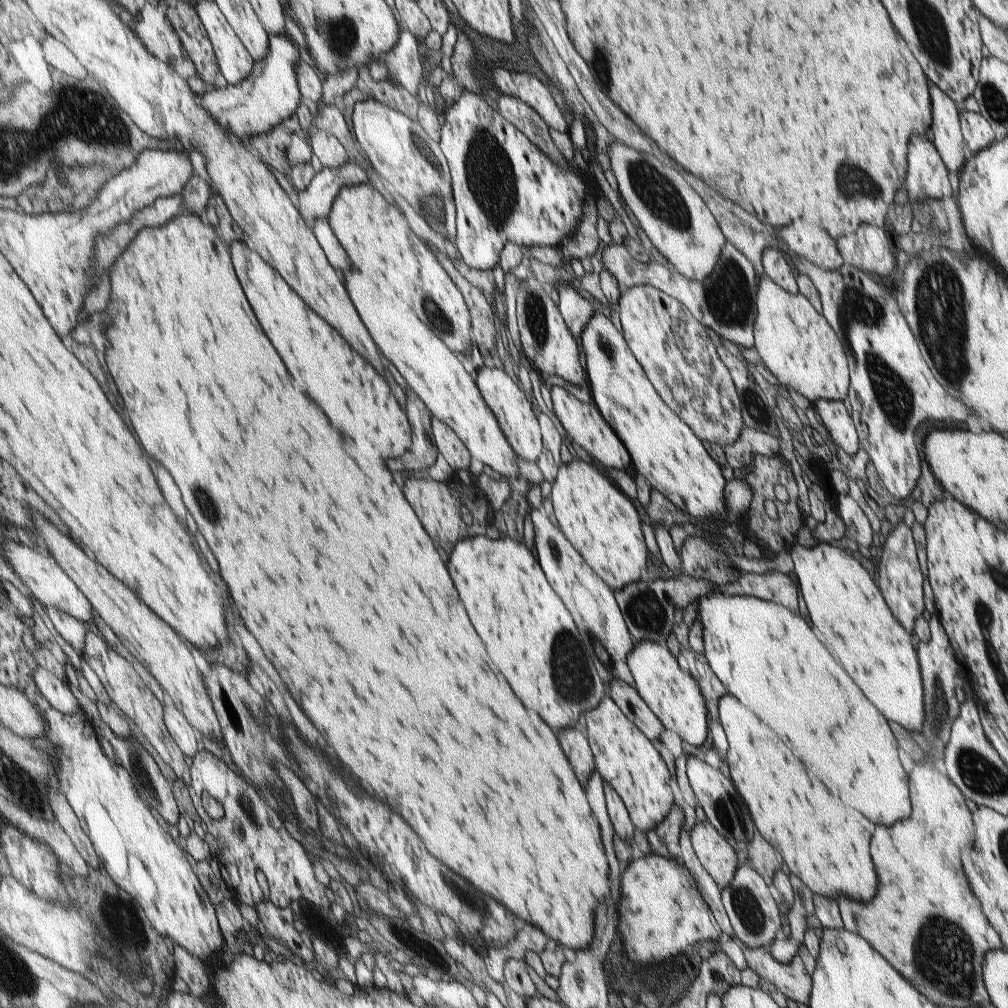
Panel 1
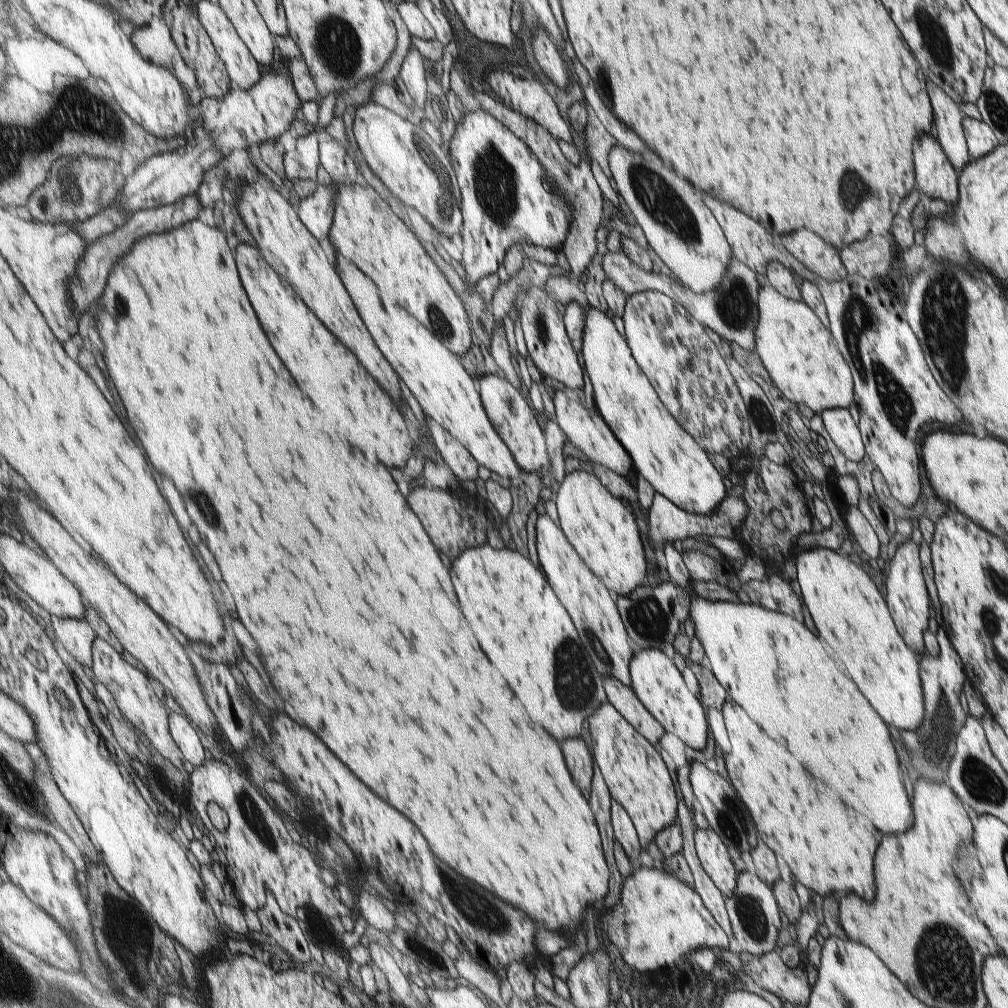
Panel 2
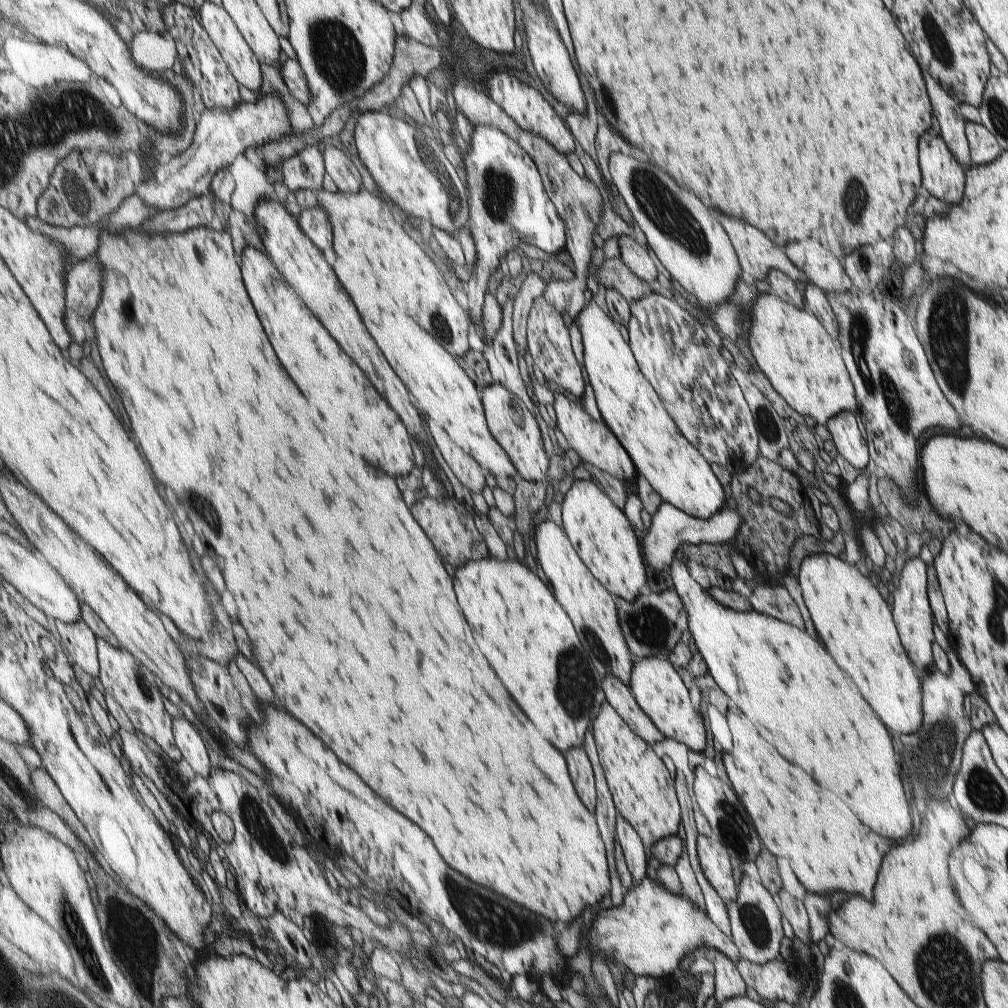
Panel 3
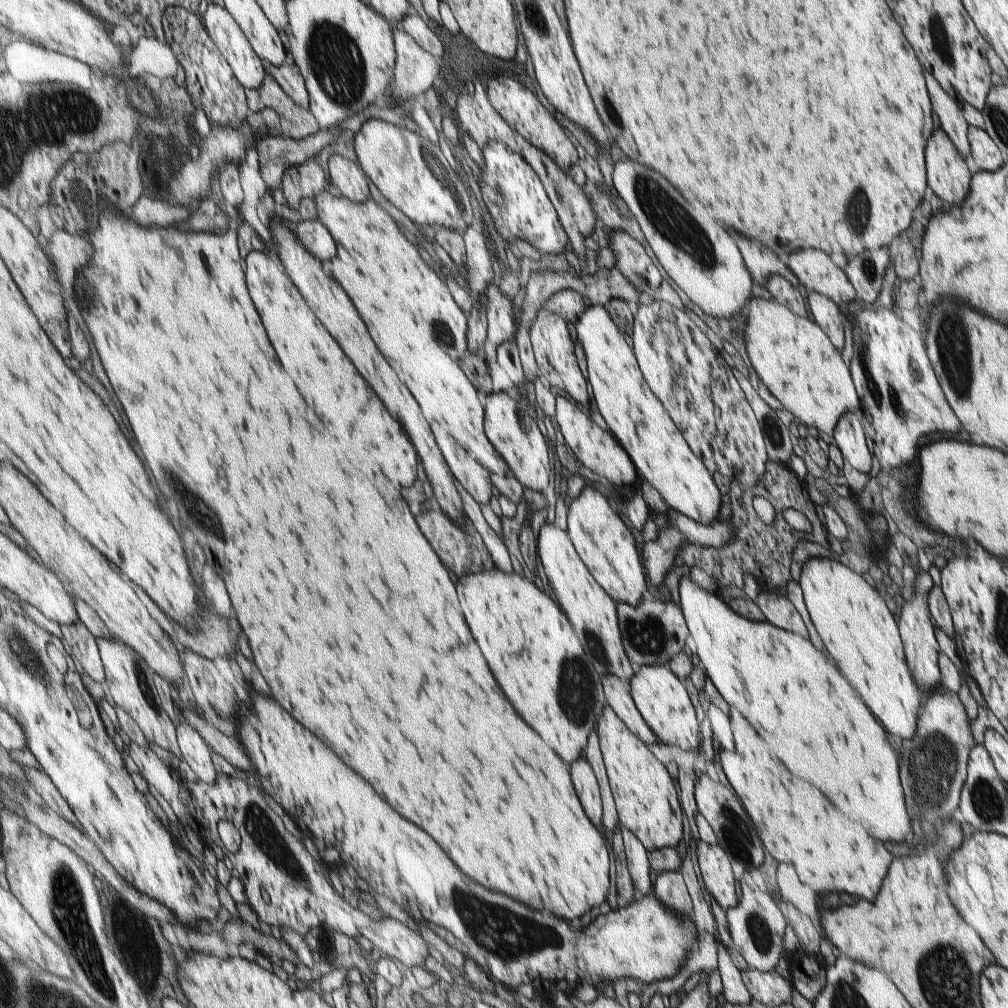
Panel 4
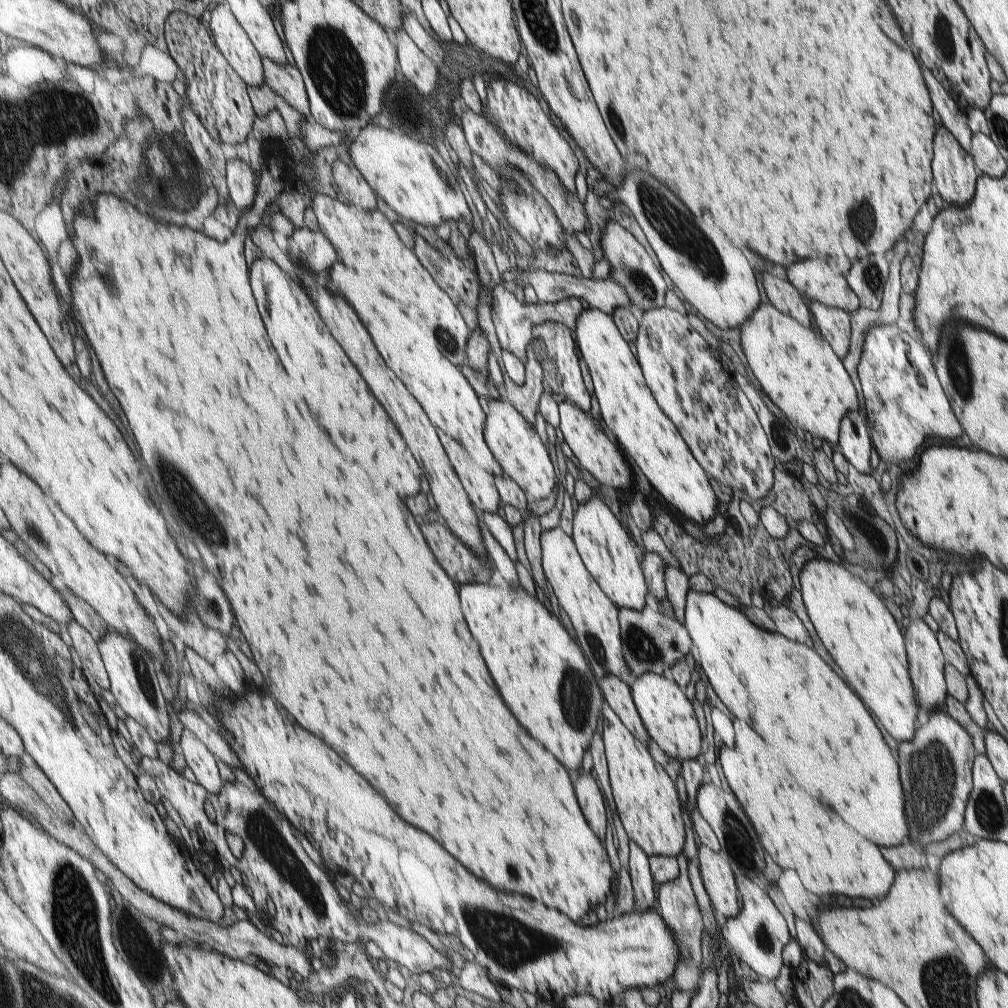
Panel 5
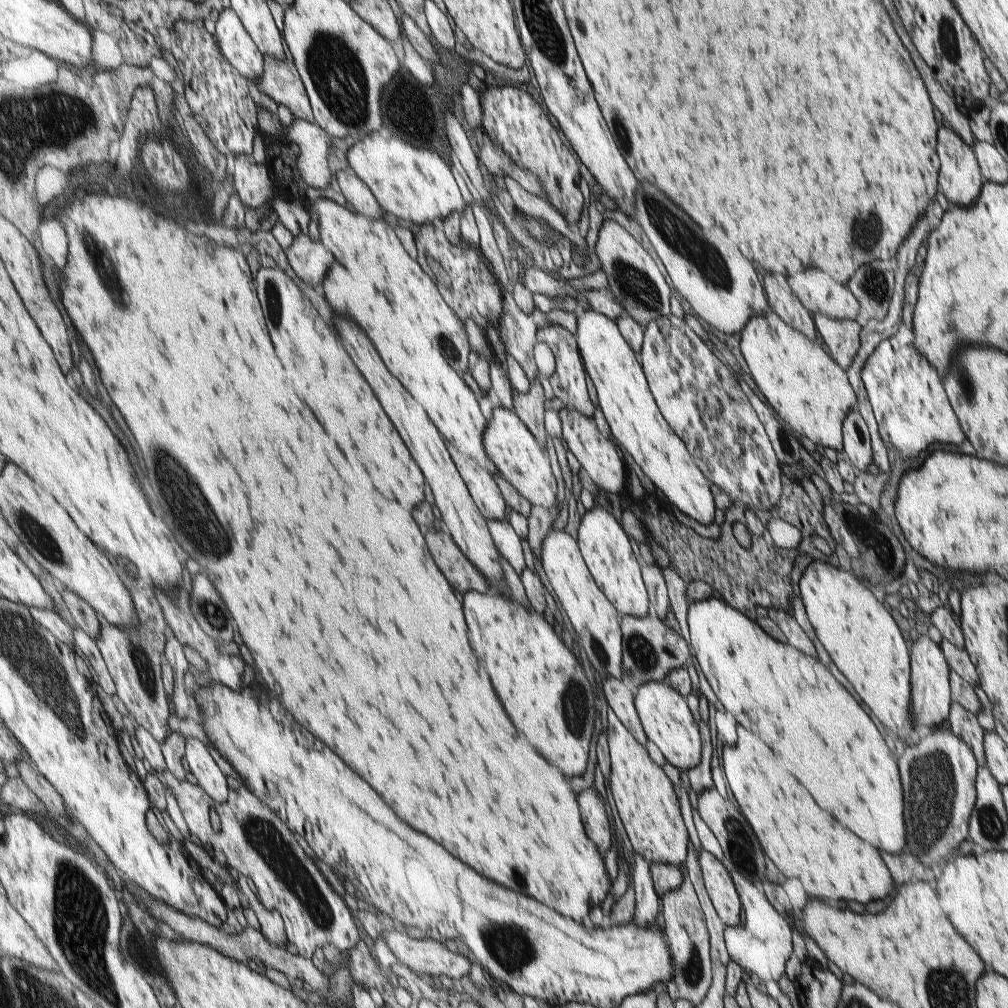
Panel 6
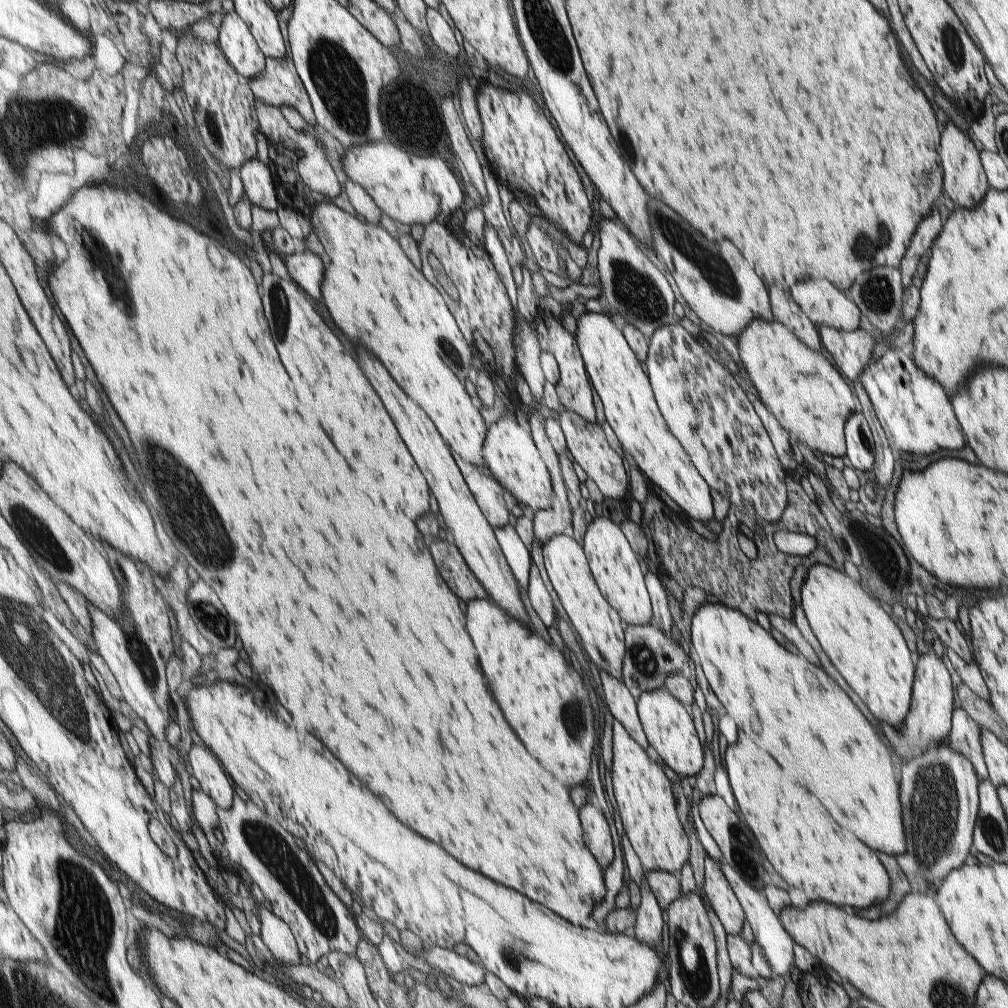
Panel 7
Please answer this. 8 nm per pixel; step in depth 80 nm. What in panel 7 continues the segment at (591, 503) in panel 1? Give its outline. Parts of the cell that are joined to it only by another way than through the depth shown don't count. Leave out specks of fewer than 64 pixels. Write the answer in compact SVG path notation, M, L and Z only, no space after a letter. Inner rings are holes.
M595 517L587 525L584 535L583 552L587 564L591 567L595 584L607 604L619 615L623 625L647 625L651 622L651 606L646 586L643 586L643 574L639 562L631 550L627 539L613 522L604 517Z

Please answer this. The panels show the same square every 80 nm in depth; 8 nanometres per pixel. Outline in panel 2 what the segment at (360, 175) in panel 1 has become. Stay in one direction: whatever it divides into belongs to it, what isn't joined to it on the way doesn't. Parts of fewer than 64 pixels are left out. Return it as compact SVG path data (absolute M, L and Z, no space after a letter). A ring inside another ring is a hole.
M334 181L329 188L318 185L318 190L313 195L301 200L299 207L301 220L319 242L325 242L325 238L330 238L334 223L334 198L338 188L339 184Z

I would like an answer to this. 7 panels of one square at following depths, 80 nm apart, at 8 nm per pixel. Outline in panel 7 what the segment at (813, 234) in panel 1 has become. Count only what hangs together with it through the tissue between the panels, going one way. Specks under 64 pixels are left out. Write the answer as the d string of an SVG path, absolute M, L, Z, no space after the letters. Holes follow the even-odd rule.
M825 280L797 282L791 288L791 296L816 328L825 325L839 331L854 331L859 326L857 305Z

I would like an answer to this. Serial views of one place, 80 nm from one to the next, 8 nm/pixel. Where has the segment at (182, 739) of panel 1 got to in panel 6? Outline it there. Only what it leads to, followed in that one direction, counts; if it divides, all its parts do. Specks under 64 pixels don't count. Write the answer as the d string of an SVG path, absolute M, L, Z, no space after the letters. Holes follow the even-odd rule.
M186 737L186 761L190 772L214 801L227 802L230 793L227 776L213 758L214 754L197 737Z

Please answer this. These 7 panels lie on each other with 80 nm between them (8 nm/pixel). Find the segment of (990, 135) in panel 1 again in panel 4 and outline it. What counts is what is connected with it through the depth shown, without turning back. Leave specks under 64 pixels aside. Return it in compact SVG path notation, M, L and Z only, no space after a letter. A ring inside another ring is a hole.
M968 125L966 137L970 153L979 171L996 171L1002 162L1001 152L984 129Z

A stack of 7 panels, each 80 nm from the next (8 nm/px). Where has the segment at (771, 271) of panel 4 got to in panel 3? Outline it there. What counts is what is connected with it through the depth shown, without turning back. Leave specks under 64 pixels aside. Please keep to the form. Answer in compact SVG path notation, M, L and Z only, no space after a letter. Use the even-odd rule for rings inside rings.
M717 214L717 218L719 218L718 224L724 228L729 242L731 242L731 246L733 246L740 270L748 278L753 281L763 281L766 279L766 273L772 269L783 272L787 278L805 278L805 274L803 274L799 268L795 268L793 262L787 260L759 230L755 230L755 228L751 228L749 224L743 224L743 222L739 222L739 220L727 218L727 216L723 216L723 214Z

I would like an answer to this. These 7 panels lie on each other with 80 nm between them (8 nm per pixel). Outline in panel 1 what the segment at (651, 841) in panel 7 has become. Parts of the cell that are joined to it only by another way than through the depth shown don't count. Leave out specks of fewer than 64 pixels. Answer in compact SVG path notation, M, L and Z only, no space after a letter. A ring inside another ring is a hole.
M609 695L601 698L599 706L588 710L584 719L597 773L620 796L632 825L639 832L655 830L667 819L674 805L669 790L669 774L661 755L652 742L621 714Z

